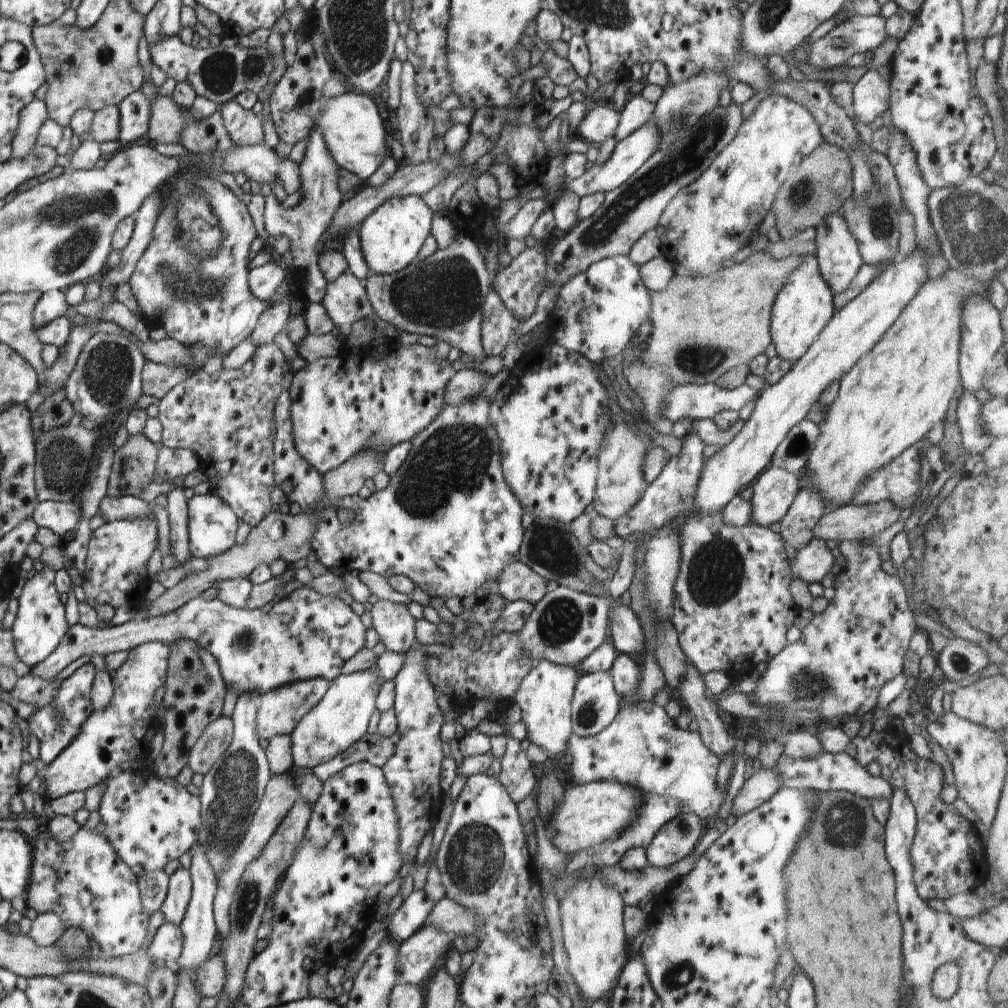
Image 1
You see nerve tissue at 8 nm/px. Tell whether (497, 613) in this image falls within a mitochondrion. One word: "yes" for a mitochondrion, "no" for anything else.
no

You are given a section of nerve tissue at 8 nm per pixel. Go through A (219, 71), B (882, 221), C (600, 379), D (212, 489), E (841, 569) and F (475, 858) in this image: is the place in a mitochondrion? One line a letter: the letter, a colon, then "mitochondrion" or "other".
A: mitochondrion
B: mitochondrion
C: other
D: other
E: other
F: mitochondrion

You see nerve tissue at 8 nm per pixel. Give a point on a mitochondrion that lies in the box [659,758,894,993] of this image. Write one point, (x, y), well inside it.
(842, 820)

